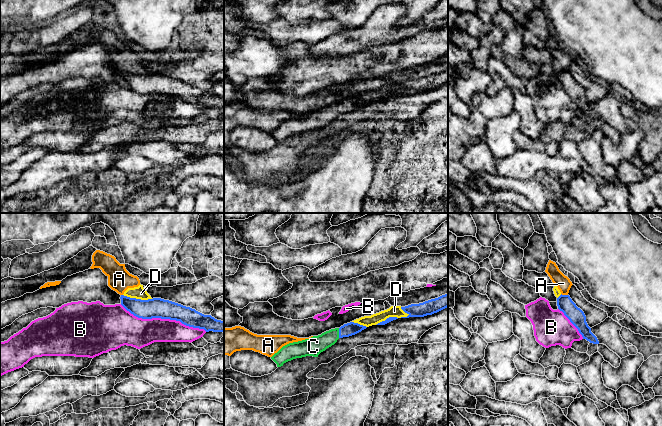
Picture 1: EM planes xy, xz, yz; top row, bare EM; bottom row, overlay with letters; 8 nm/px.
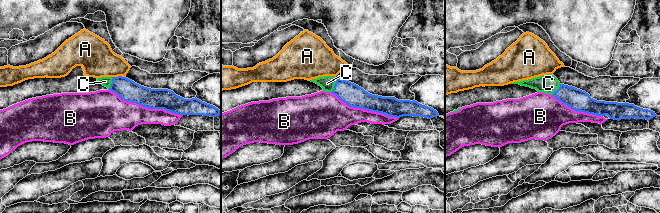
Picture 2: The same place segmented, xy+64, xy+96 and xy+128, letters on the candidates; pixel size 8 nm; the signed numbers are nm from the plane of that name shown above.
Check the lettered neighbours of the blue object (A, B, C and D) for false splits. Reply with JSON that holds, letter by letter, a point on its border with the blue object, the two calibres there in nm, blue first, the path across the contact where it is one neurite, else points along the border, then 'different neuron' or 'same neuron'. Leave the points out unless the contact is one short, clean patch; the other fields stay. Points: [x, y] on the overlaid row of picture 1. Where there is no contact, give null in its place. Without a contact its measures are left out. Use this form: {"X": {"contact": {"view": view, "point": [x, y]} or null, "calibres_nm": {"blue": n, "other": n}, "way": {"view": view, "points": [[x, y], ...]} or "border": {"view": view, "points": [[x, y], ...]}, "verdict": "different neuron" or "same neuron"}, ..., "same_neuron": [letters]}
{"A": {"contact": {"view": "yz", "point": [564, 295]}, "calibres_nm": {"blue": 130, "other": 120}, "border": {"view": "yz", "points": [[561, 293], [567, 295]]}, "verdict": "different neuron"}, "B": {"contact": {"view": "xy", "point": [163, 318]}, "calibres_nm": {"blue": 160, "other": 240}, "verdict": "different neuron"}, "C": {"contact": {"view": "xz", "point": [339, 333]}, "calibres_nm": {"blue": 110, "other": 150}, "way": {"view": "xz", "points": [[349, 329], [339, 333], [313, 346]]}, "verdict": "same neuron"}, "D": {"contact": {"view": "xy", "point": [137, 299]}, "calibres_nm": {"blue": 160, "other": 100}, "verdict": "different neuron"}, "same_neuron": ["C"]}

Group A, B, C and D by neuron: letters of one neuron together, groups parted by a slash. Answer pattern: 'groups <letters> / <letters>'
groups A D / B / C

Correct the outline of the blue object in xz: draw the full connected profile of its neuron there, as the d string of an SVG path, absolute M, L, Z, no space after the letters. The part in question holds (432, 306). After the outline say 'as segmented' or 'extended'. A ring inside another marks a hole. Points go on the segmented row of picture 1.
M448 293L445 295L442 295L438 298L435 299L431 299L428 301L425 301L423 303L419 303L419 304L411 304L405 307L401 307L401 309L408 314L407 317L401 317L401 318L409 318L409 317L424 317L427 315L432 315L434 313L437 313L445 308L448 307Z | as segmented

